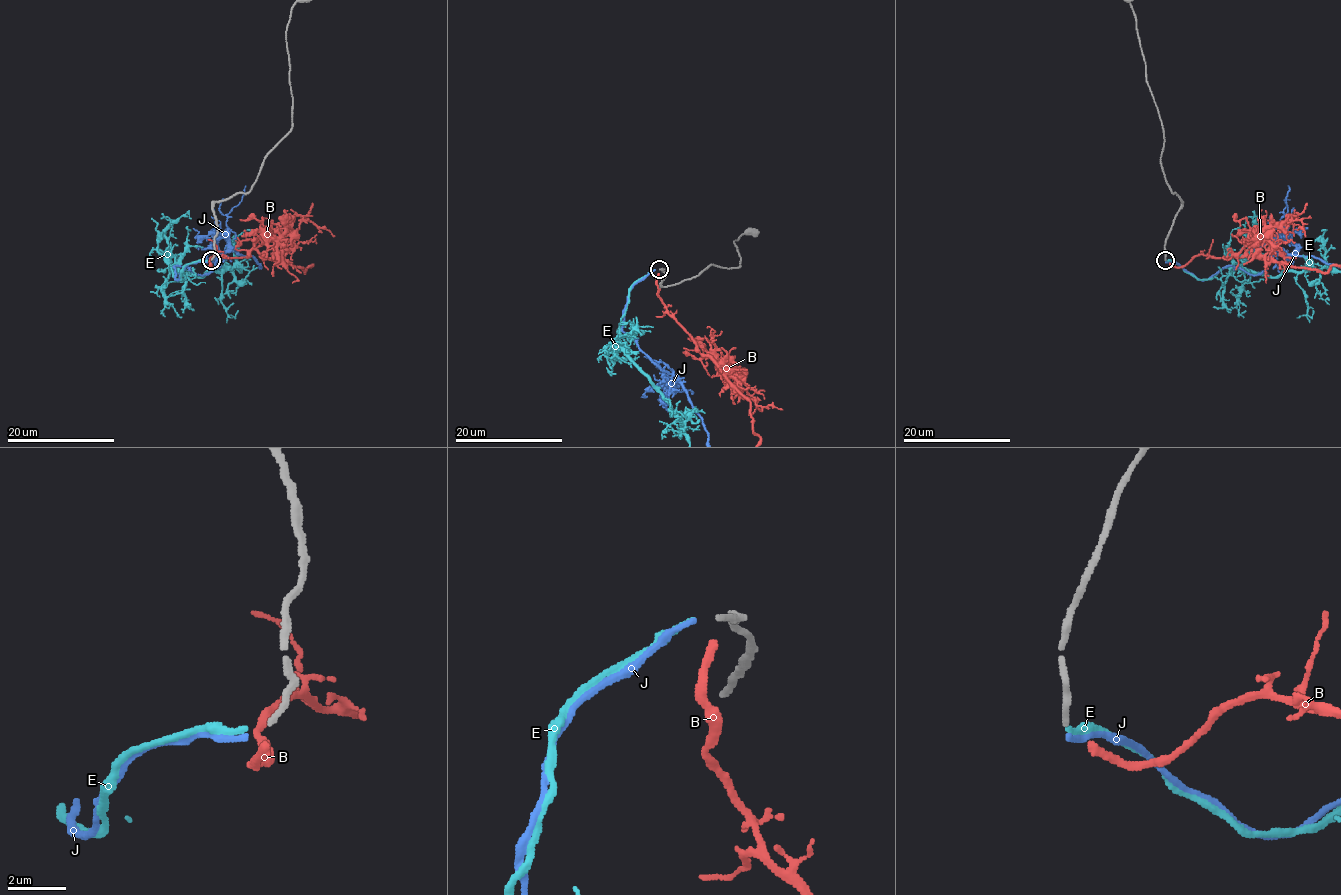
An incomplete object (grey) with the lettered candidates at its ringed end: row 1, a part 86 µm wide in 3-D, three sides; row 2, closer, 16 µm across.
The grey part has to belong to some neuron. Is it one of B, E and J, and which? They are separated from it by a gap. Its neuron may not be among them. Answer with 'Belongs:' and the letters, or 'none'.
Belongs: none

